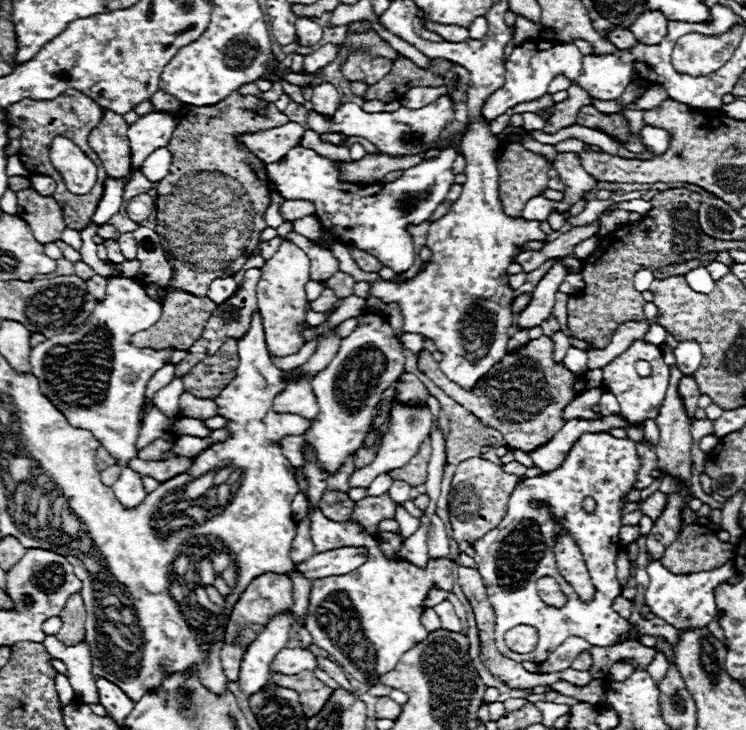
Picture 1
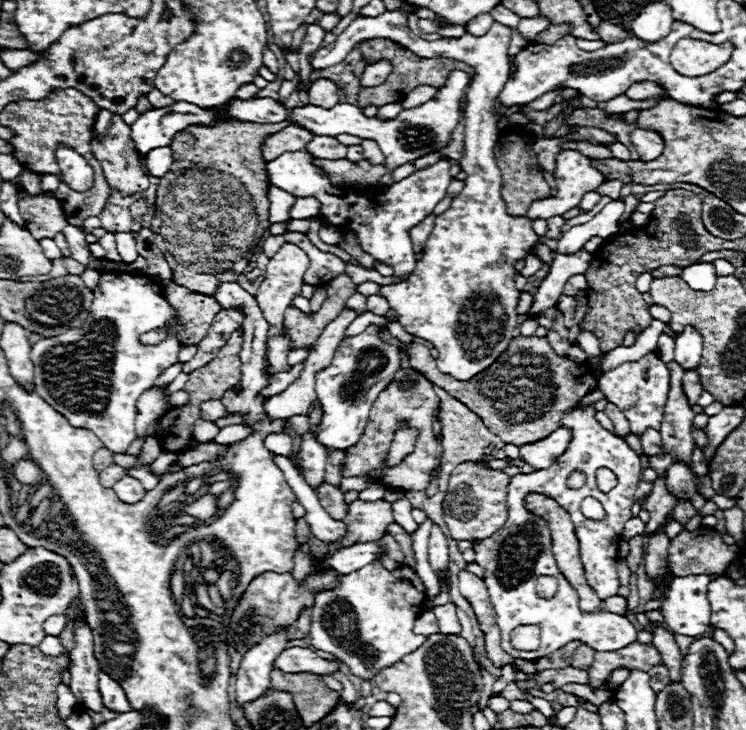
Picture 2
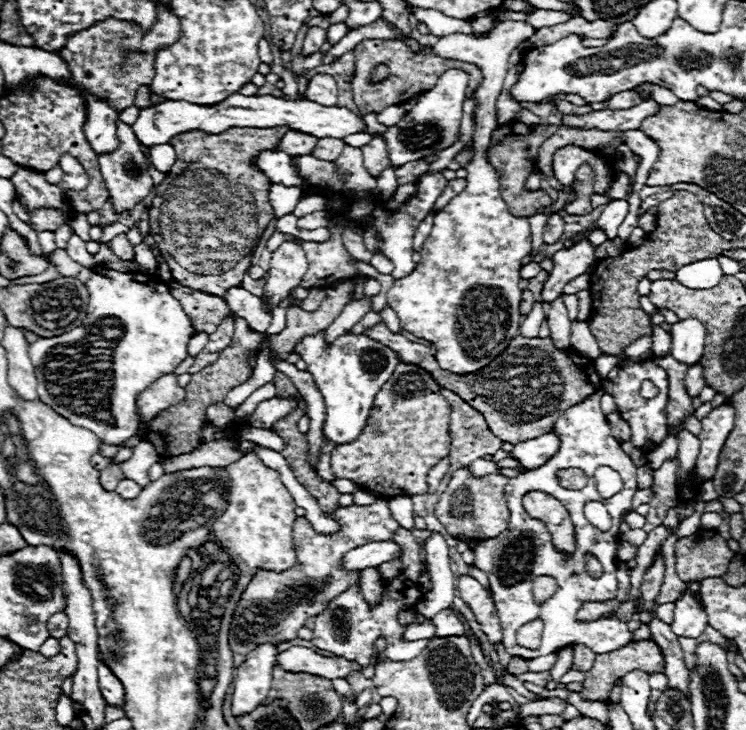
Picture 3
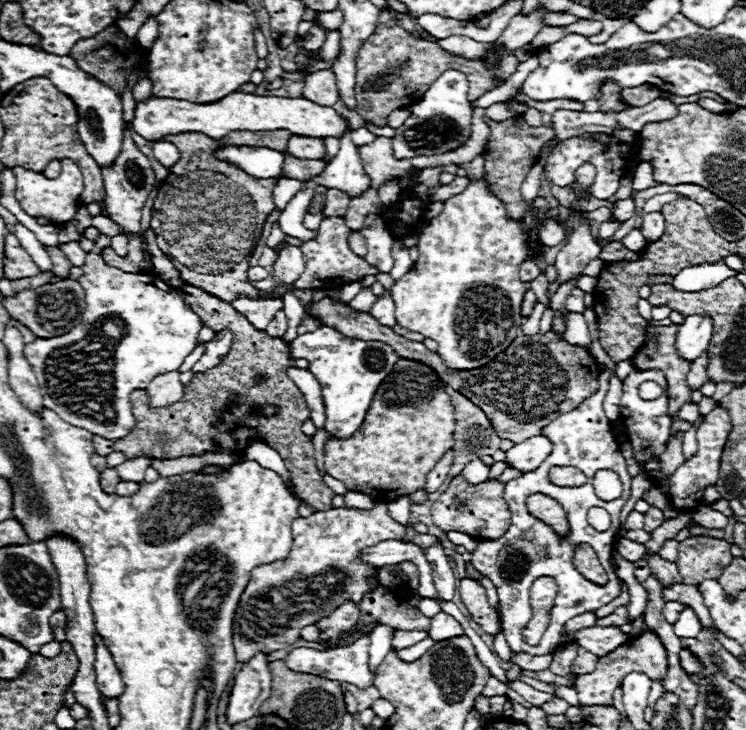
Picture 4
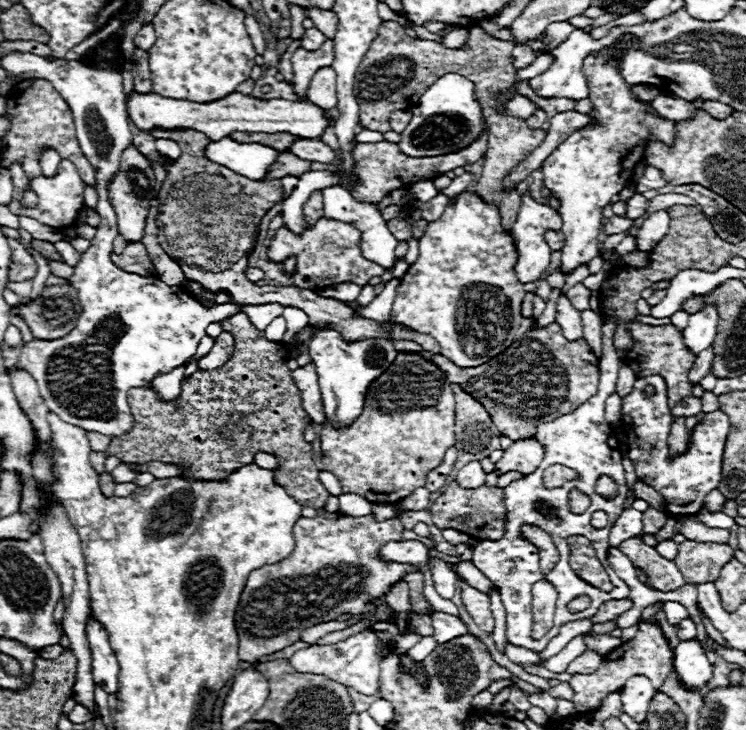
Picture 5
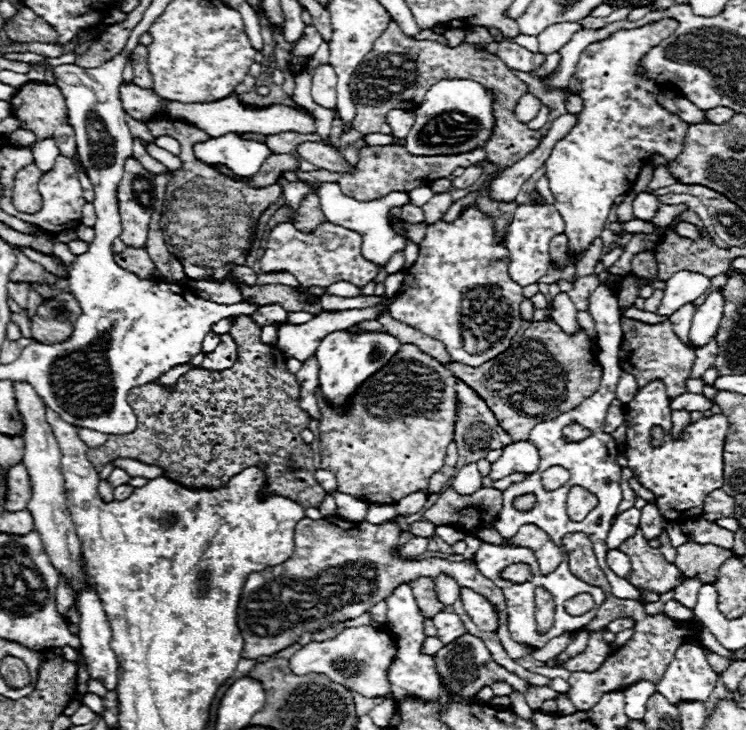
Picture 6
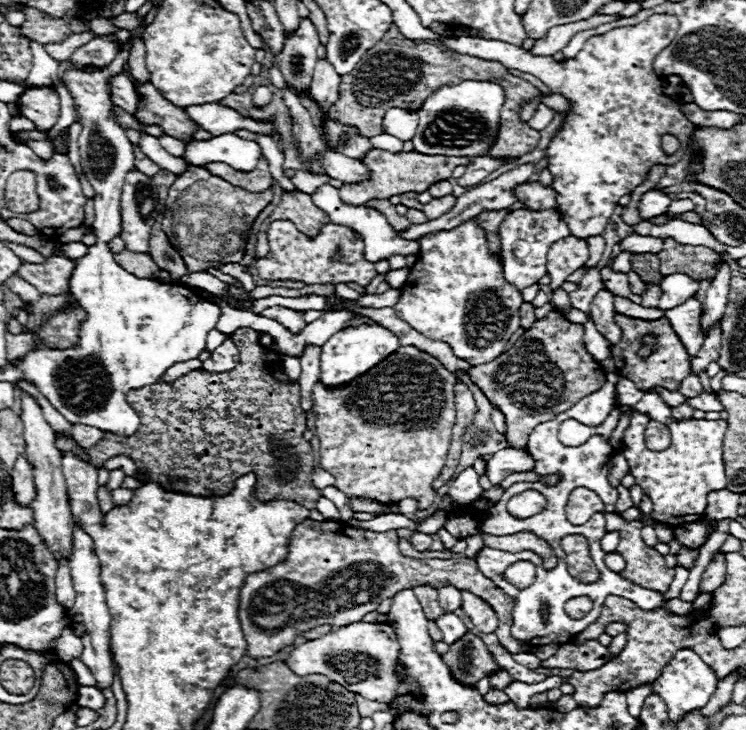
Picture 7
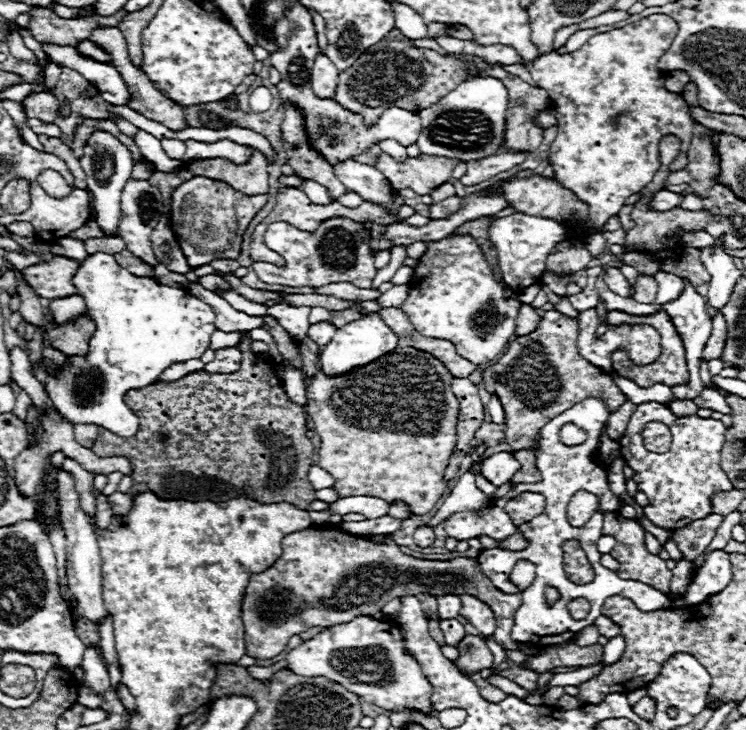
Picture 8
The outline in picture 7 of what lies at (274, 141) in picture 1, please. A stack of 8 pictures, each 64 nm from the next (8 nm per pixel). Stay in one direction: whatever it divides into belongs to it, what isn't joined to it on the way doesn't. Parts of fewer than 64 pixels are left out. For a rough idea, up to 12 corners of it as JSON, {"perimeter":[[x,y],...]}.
{"perimeter":[[324,150],[318,164],[340,182],[368,178],[368,168],[340,152]]}

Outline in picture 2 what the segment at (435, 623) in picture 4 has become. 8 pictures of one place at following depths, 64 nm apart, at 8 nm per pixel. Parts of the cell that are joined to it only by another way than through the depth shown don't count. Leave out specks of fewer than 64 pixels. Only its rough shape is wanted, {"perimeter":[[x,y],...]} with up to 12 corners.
{"perimeter":[[452,602],[436,606],[442,634],[460,634],[456,606]]}

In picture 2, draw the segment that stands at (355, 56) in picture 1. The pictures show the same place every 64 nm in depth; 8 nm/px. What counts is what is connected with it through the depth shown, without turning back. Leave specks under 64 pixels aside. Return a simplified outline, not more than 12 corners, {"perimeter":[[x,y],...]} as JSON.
{"perimeter":[[388,60],[366,64],[360,74],[364,86],[378,86],[392,72]]}

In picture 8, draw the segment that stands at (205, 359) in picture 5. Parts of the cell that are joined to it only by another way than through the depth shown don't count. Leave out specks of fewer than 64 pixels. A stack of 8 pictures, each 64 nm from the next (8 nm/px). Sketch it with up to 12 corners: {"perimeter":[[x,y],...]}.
{"perimeter":[[216,350],[204,366],[212,374],[230,374],[240,368],[240,350]]}

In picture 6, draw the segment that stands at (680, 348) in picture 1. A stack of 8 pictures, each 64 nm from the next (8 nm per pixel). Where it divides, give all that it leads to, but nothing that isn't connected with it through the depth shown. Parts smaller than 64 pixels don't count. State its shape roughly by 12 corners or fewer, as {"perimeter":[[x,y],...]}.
{"perimeter":[[710,292],[696,308],[688,336],[694,348],[716,336],[722,294]]}

